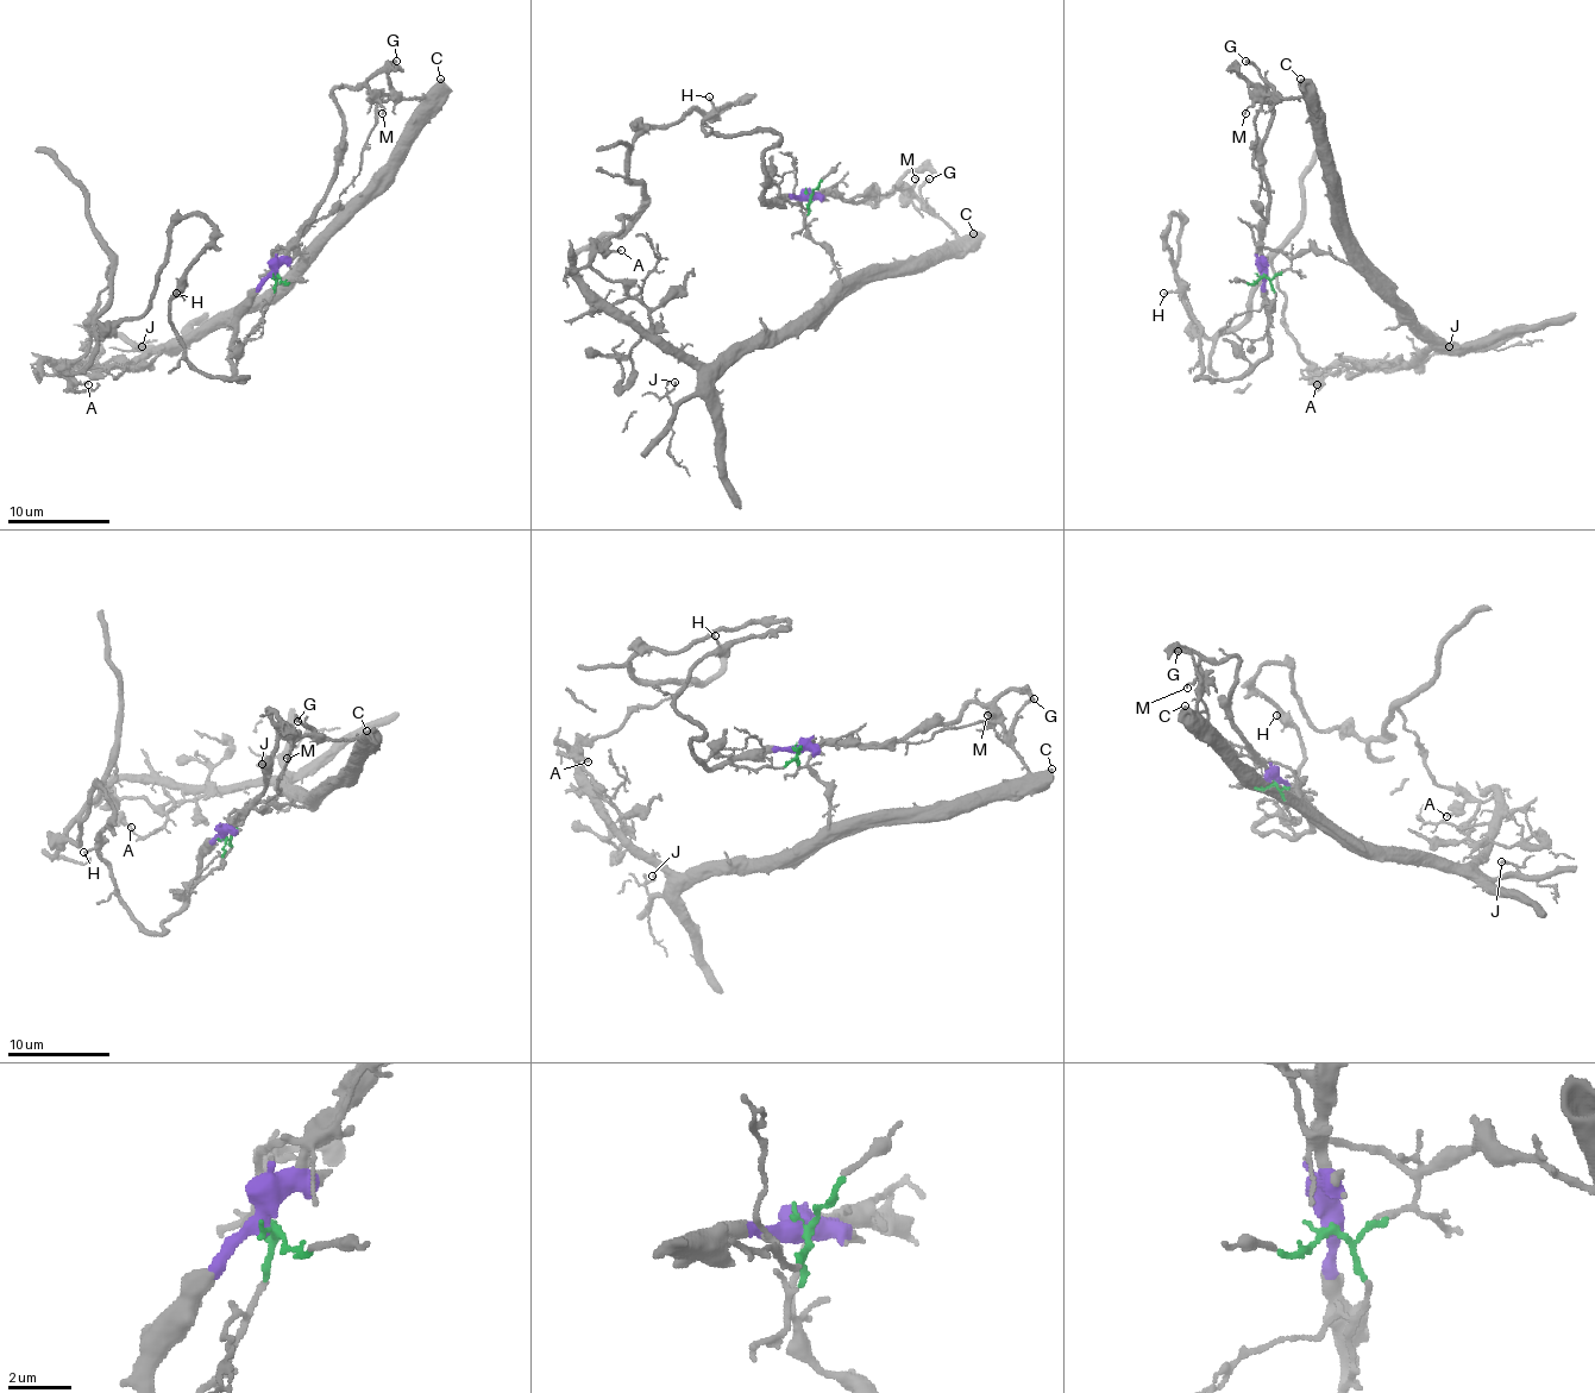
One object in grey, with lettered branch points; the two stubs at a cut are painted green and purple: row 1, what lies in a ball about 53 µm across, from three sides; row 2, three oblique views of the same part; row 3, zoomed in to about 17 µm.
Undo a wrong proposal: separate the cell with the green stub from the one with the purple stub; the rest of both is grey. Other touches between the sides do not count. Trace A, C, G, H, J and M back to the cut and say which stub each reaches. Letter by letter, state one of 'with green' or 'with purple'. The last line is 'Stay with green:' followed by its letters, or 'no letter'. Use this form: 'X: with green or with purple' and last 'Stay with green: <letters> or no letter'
A: with purple
C: with green
G: with green
H: with purple
J: with green
M: with purple
Stay with green: C, G, J

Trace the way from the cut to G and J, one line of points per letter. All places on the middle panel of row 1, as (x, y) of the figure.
G: (808, 196), (805, 226), (839, 277), (874, 280), (928, 262), (955, 239), (924, 206), (920, 188), (930, 177)
J: (808, 196), (805, 226), (830, 257), (839, 282), (810, 311), (743, 342), (672, 402), (667, 395), (674, 382)

